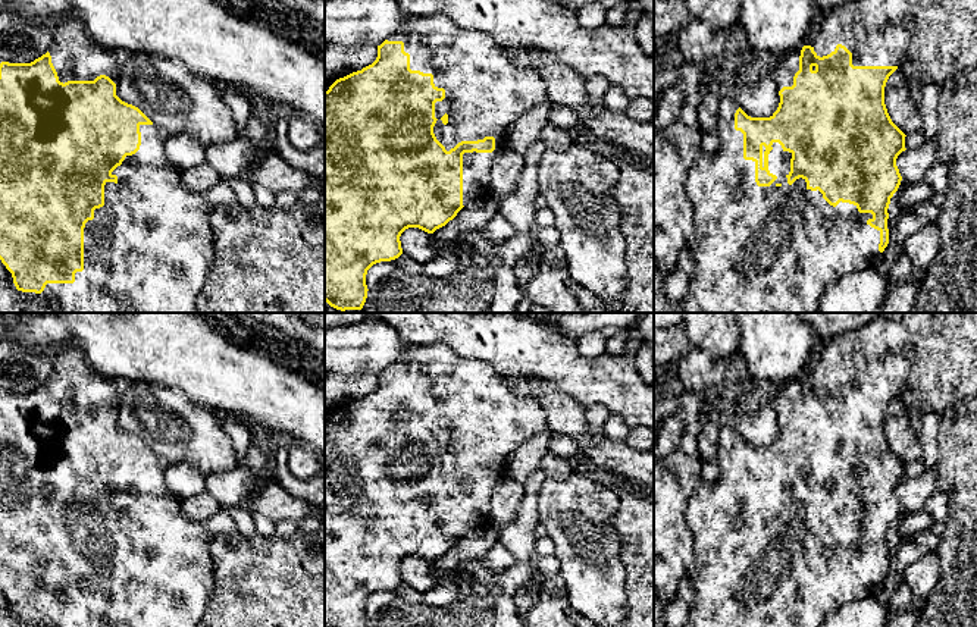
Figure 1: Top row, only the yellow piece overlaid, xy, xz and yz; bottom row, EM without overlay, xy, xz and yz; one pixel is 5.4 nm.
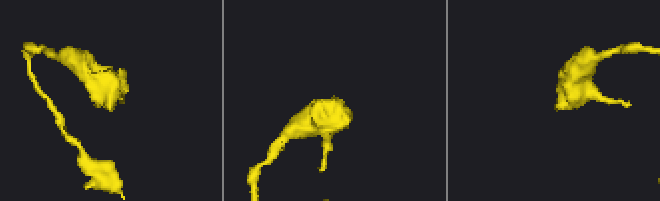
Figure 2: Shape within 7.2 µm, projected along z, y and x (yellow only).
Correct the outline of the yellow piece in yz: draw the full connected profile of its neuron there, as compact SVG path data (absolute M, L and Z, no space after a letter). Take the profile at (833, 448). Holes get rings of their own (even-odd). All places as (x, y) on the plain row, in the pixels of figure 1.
M877 317L862 326L858 330L851 330L843 335L839 335L827 342L818 342L817 351L804 369L801 374L795 379L785 382L783 385L777 386L776 395L776 411L779 416L780 432L777 439L770 446L751 446L748 445L736 432L730 430L729 427L720 429L717 446L717 463L720 465L720 476L714 483L701 483L693 493L688 498L688 505L685 508L685 518L693 536L693 554L695 554L695 589L696 589L696 601L695 605L689 609L688 614L688 624L686 627L821 627L823 621L839 611L845 604L861 601L871 596L876 589L882 584L884 577L889 573L890 561L887 558L887 552L890 545L887 542L890 527L898 520L902 505L896 495L898 485L905 480L905 463L892 451L886 433L884 433L884 416L889 405L901 395L904 382L906 380L908 374L911 373L914 360L915 360L915 345L902 323Z

